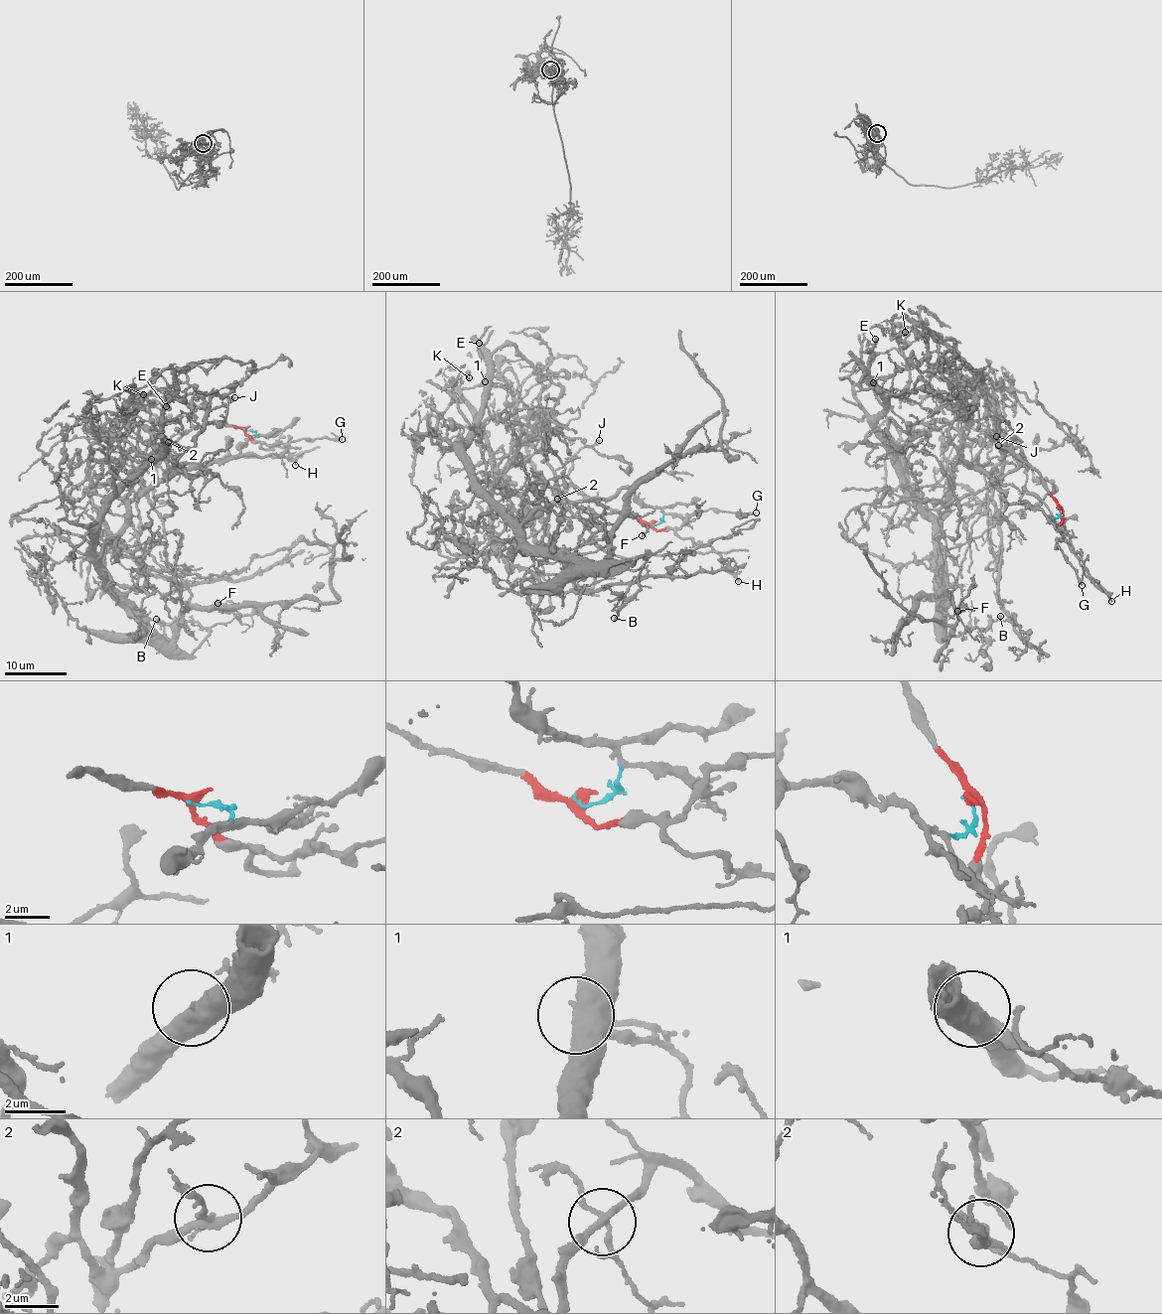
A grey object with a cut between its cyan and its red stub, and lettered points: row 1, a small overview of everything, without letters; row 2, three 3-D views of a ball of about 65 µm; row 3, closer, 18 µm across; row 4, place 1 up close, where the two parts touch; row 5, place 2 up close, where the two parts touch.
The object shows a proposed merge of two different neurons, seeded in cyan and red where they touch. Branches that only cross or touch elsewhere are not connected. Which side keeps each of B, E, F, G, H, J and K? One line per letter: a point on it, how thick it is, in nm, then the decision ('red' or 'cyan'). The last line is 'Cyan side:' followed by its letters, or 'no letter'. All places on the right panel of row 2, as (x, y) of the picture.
B: place (1000, 616); calibre 200 nm; cyan
E: place (875, 339); calibre 360 nm; cyan
F: place (957, 611); calibre 200 nm; cyan
G: place (1082, 585); calibre 180 nm; red
H: place (1111, 601); calibre 240 nm; red
J: place (996, 436); calibre 440 nm; red
K: place (905, 332); calibre 320 nm; red
Cyan side: B, E, F

